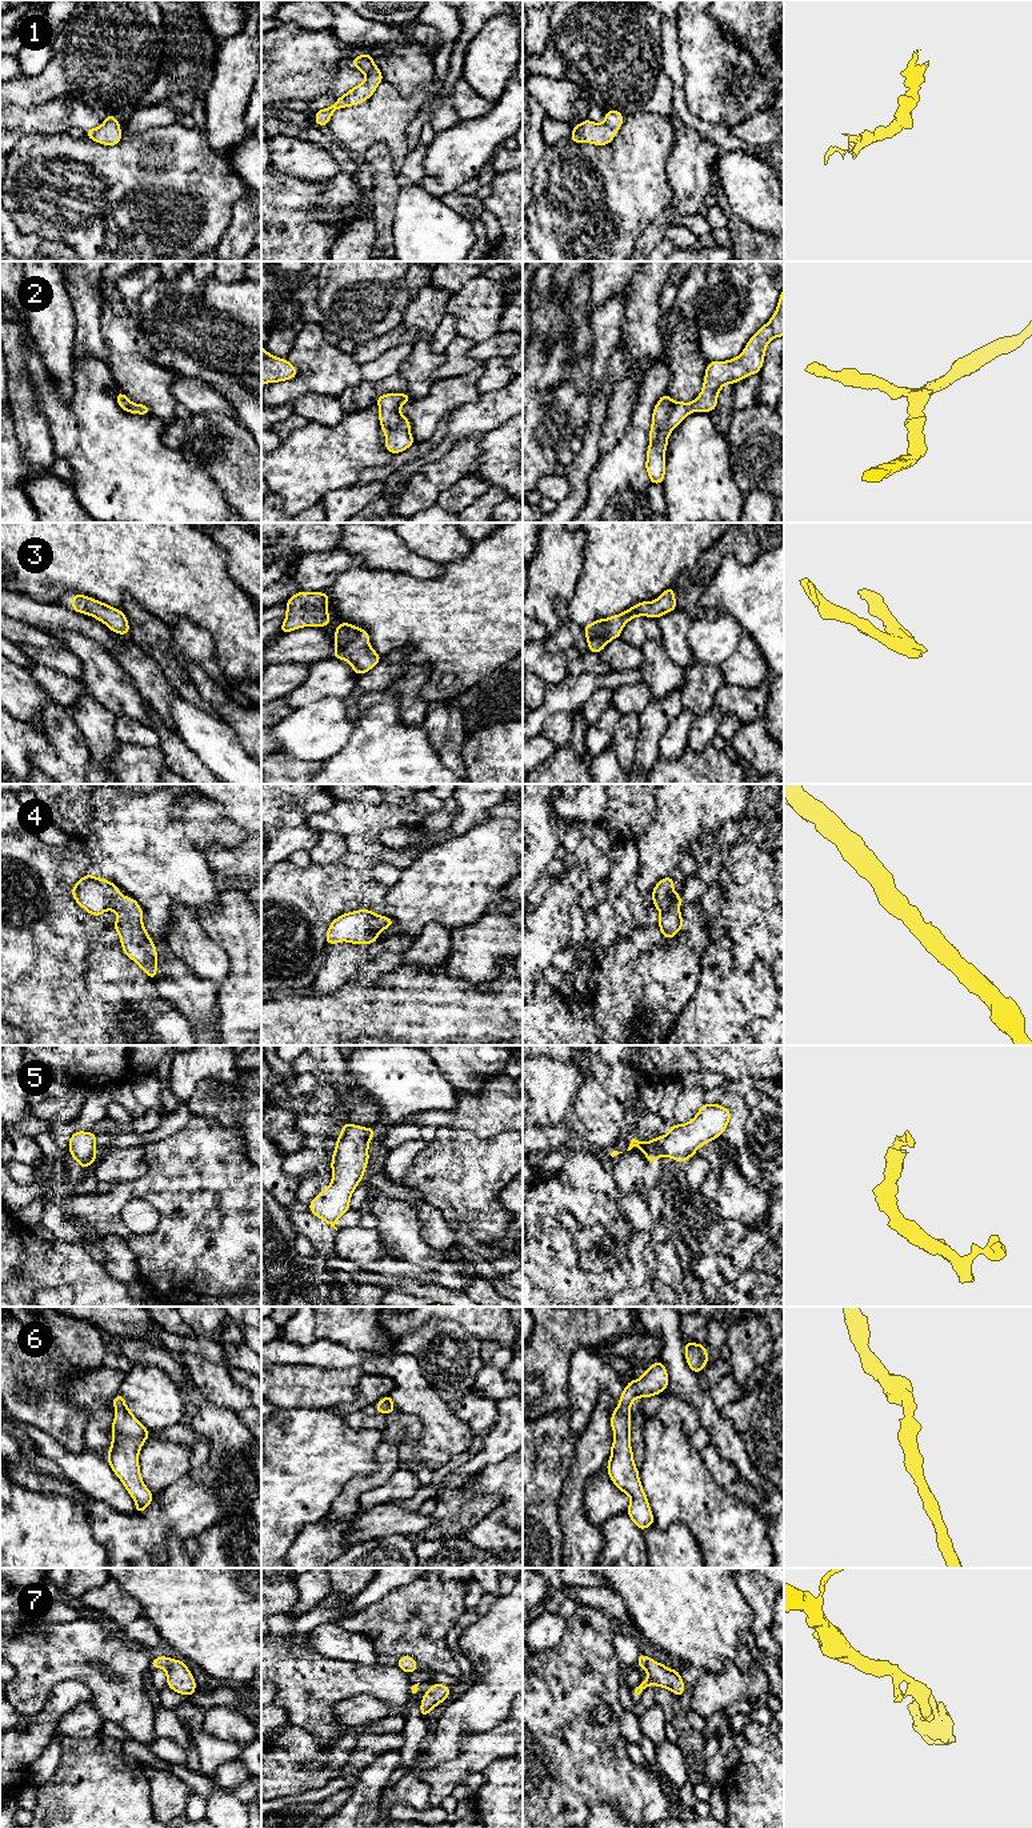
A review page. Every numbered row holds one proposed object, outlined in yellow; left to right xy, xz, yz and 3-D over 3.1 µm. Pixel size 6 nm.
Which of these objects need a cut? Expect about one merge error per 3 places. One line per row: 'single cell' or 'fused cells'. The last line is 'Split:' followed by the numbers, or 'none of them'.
1: single cell
2: single cell
3: single cell
4: single cell
5: single cell
6: single cell
7: single cell
Split: none of them

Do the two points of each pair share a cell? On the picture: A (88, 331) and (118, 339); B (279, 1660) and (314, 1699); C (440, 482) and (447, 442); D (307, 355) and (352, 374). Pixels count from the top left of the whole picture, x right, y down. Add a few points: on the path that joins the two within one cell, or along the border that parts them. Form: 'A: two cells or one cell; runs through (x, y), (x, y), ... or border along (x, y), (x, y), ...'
A: two cells; border along (102, 303), (102, 336), (108, 350), (107, 362)
B: one cell; runs through (288, 1670), (308, 1690)
C: two cells; border along (471, 436), (463, 436), (446, 454), (418, 471)
D: one cell; runs through (318, 363), (328, 371), (342, 372)

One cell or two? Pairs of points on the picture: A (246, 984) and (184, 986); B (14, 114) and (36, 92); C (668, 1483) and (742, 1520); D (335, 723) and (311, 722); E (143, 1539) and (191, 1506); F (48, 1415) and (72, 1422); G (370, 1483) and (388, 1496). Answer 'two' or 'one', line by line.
A: two
B: two
C: one
D: one
E: one
F: one
G: two

